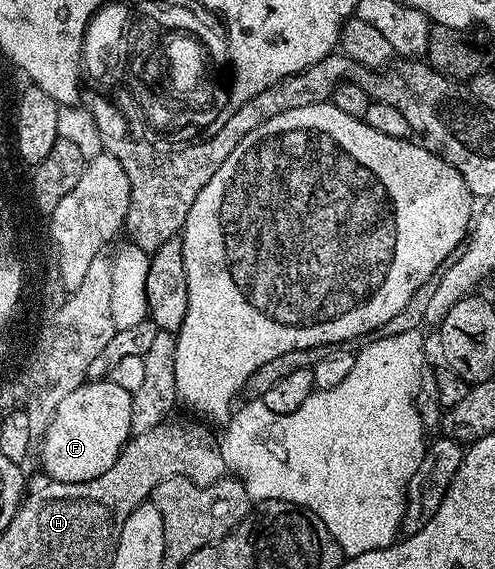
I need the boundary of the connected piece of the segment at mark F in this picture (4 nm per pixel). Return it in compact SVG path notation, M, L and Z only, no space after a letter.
M109 378L91 379L89 382L80 385L60 406L56 406L56 414L48 426L46 433L40 437L42 444L42 468L47 473L49 479L60 482L84 482L104 474L114 465L116 458L126 446L126 441L130 439L132 415L131 393L116 386Z

